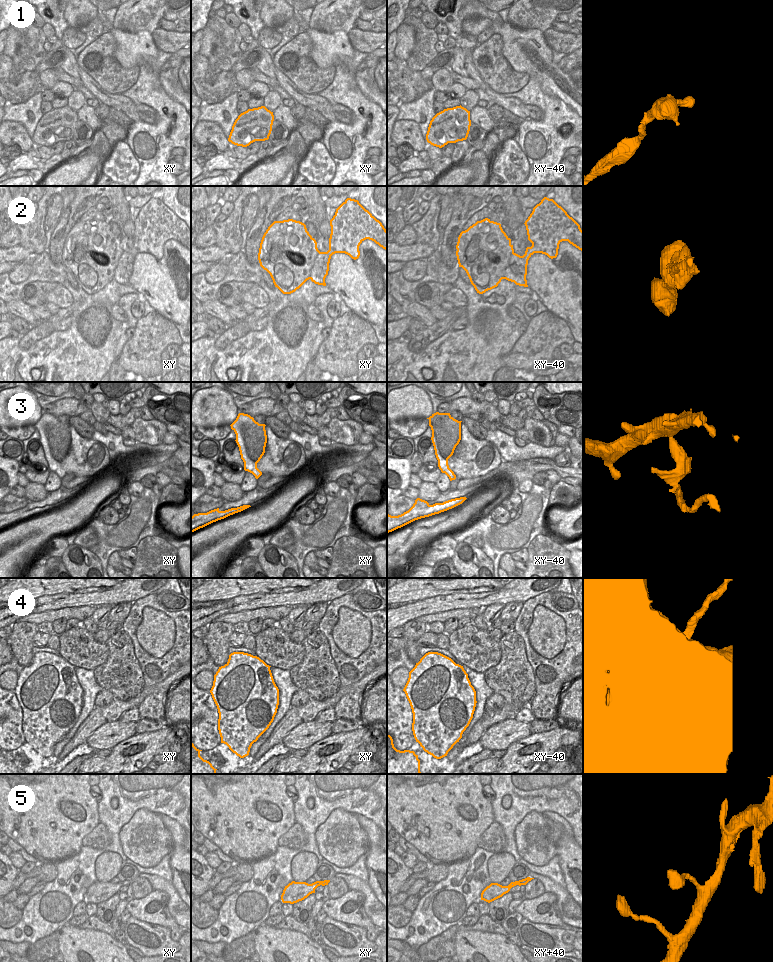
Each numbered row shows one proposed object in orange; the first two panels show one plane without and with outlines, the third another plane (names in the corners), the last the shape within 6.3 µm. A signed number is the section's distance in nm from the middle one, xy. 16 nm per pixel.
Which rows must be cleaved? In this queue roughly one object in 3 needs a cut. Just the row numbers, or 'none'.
3, 4

